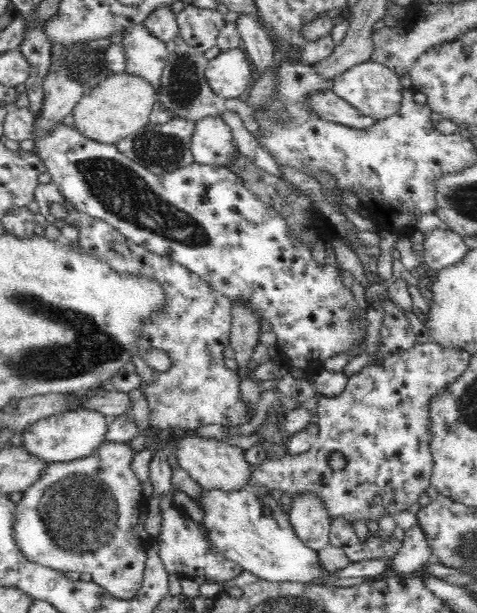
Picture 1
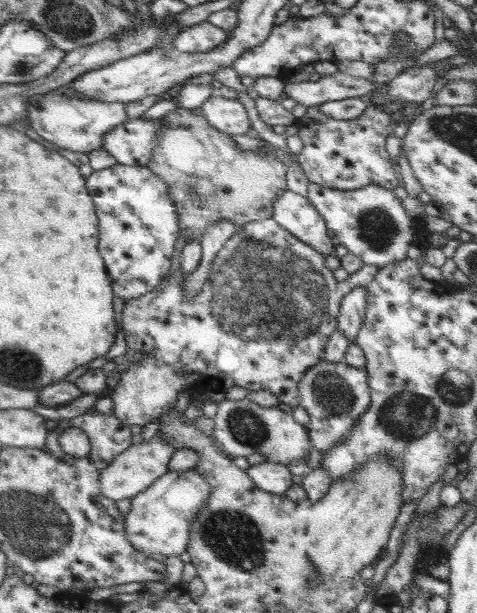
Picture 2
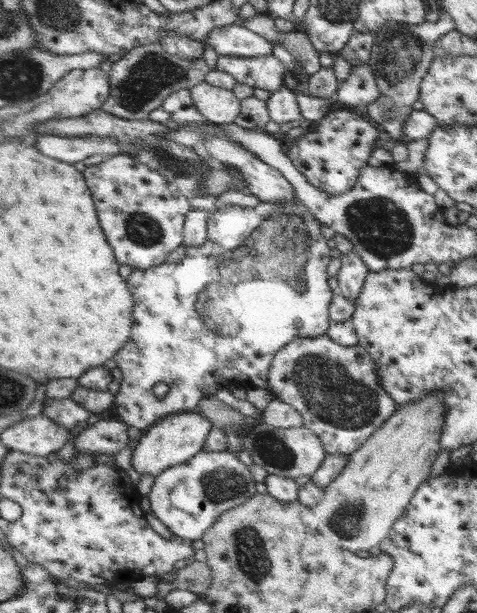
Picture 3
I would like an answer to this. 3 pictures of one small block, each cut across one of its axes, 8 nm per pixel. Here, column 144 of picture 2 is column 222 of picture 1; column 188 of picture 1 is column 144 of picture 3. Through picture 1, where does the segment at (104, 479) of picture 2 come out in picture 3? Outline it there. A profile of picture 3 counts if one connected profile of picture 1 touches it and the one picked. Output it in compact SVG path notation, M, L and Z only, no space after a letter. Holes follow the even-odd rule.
M177 412L169 418L165 418L163 422L145 430L143 438L135 446L135 450L133 450L135 472L139 476L147 474L147 476L159 478L163 472L167 472L175 466L183 466L185 462L189 462L191 458L195 458L199 452L205 450L207 438L213 432L213 428L215 428L215 424L199 412Z

